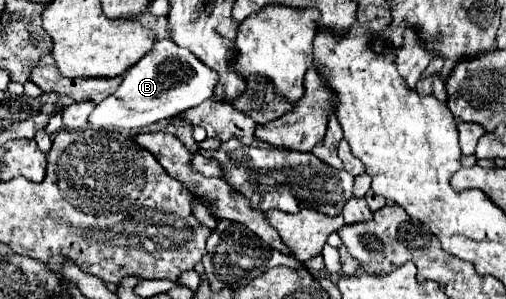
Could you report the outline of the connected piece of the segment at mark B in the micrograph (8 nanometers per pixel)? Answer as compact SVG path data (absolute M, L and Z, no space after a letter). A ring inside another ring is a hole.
M171 39L155 41L153 51L139 59L129 71L125 71L121 87L107 99L103 99L95 111L89 115L93 129L119 127L119 129L139 129L161 119L171 119L181 115L191 107L197 107L205 99L213 97L213 87L217 83L217 73L209 67L193 67L193 57L183 55L185 49L177 47Z

